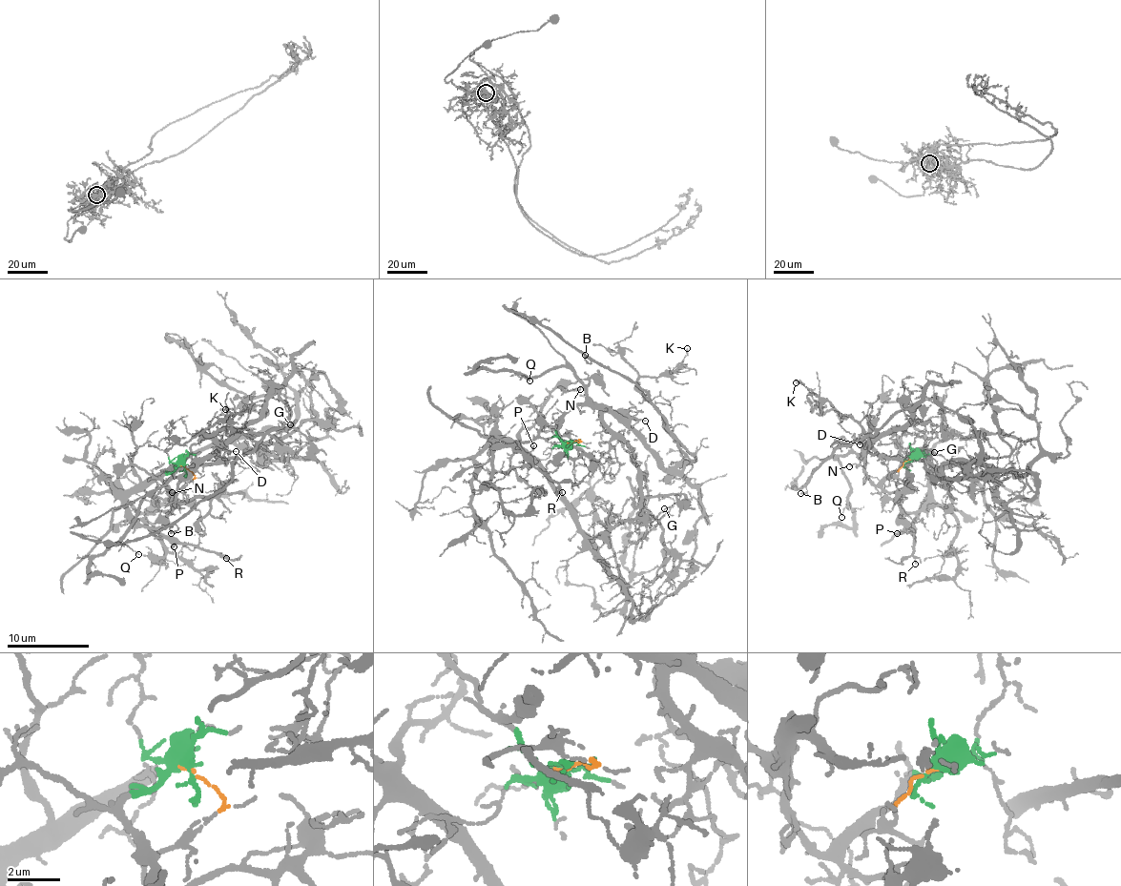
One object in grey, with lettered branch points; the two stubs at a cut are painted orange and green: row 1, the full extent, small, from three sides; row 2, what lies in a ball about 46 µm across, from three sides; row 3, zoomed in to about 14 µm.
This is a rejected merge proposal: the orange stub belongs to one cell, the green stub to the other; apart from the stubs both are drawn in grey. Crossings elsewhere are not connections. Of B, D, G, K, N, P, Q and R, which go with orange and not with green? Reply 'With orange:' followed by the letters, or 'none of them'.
With orange: P, R

